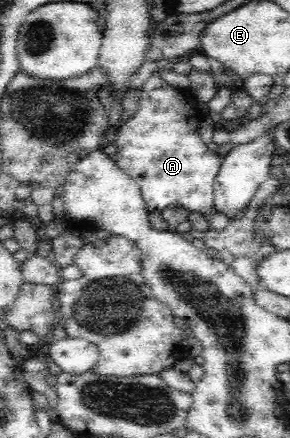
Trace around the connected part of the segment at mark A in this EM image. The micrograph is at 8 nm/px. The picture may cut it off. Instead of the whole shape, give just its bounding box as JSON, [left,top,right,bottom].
[111,72,222,221]

